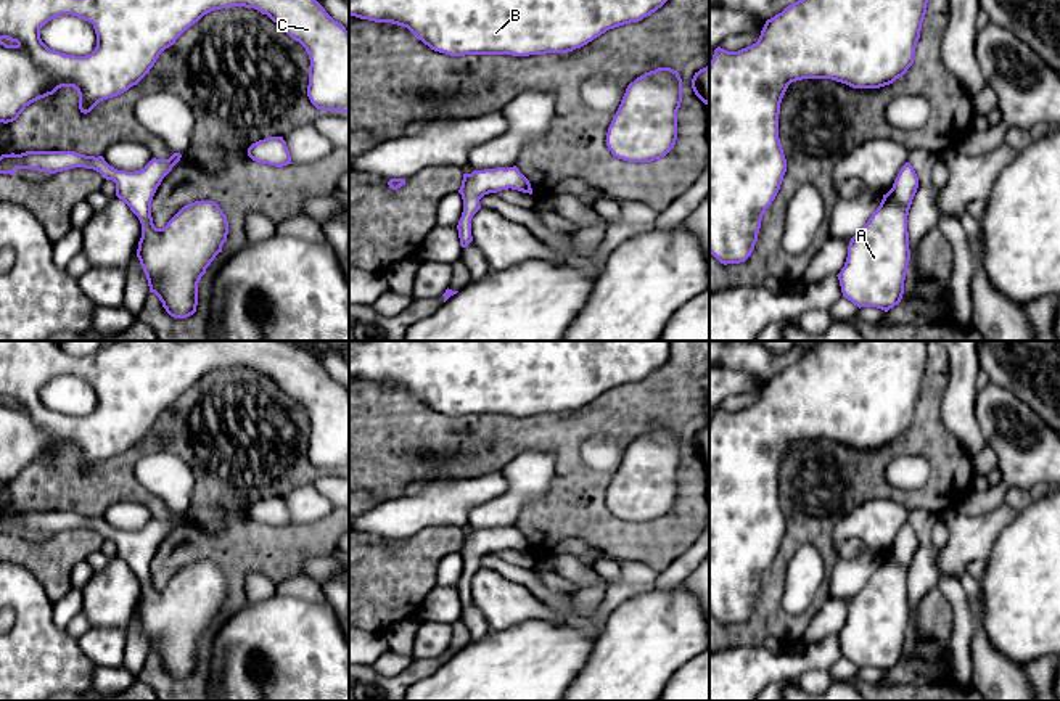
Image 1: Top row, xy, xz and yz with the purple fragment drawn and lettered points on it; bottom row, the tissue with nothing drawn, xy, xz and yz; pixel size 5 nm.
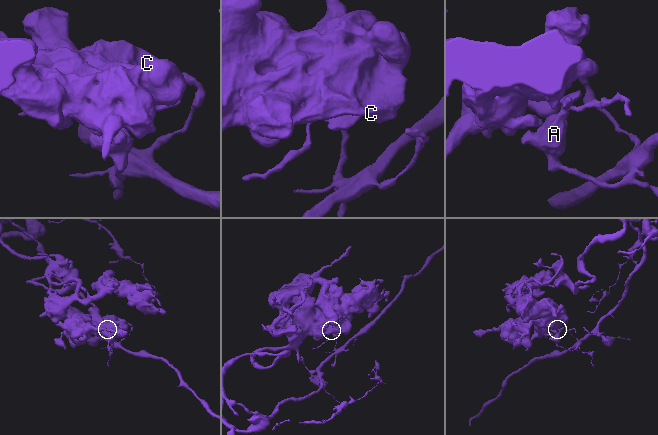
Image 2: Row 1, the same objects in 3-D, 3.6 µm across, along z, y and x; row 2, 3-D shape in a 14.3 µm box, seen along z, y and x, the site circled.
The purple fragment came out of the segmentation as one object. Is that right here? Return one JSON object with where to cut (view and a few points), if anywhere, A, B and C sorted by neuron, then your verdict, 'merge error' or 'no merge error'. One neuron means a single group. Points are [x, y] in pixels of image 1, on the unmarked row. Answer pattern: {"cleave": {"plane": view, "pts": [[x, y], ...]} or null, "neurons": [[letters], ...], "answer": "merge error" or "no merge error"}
{"cleave": {"plane": "yz", "pts": [[914, 532], [907, 545], [898, 539], [893, 547]]}, "neurons": [["A"], ["B", "C"]], "answer": "merge error"}

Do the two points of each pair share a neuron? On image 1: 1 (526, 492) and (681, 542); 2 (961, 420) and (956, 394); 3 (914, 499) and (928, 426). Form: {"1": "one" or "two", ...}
{"1": "two", "2": "one", "3": "one"}

